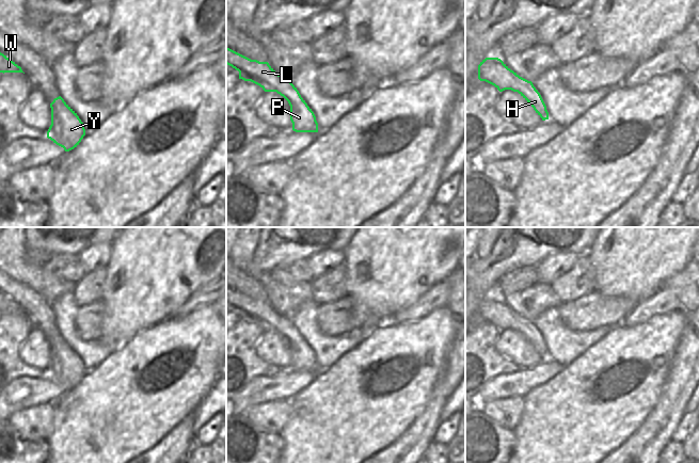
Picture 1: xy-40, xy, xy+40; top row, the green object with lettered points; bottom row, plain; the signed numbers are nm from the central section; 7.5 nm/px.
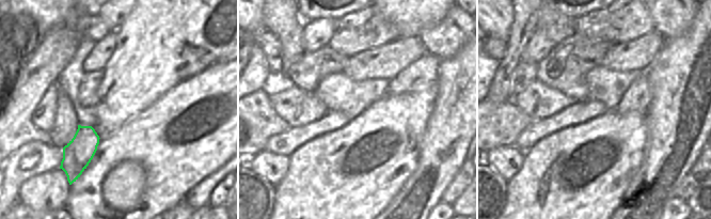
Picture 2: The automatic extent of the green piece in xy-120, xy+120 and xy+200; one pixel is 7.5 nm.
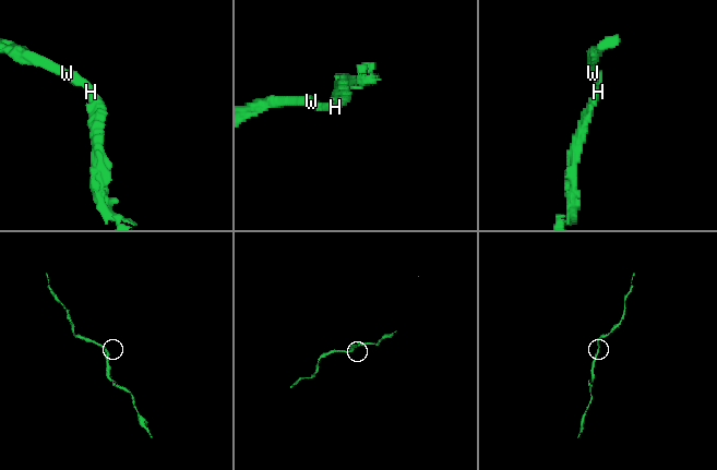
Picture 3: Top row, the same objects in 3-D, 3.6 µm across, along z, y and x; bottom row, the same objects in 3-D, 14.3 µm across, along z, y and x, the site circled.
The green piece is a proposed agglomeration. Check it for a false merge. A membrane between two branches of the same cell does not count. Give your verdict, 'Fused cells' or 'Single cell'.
Single cell.

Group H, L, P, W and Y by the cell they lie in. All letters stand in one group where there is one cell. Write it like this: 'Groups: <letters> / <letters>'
Groups: H L P W Y.

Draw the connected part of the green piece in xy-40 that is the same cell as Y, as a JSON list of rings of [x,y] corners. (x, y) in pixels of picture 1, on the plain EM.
[[[61,335],[53,338],[50,347],[51,364],[47,377],[69,390],[77,386],[85,374],[83,362]]]

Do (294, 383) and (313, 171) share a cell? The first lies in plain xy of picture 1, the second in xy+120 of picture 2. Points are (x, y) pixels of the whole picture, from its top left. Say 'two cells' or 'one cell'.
two cells

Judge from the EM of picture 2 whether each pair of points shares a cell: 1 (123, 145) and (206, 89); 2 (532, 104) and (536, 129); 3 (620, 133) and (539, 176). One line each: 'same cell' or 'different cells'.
1: same cell
2: different cells
3: same cell

